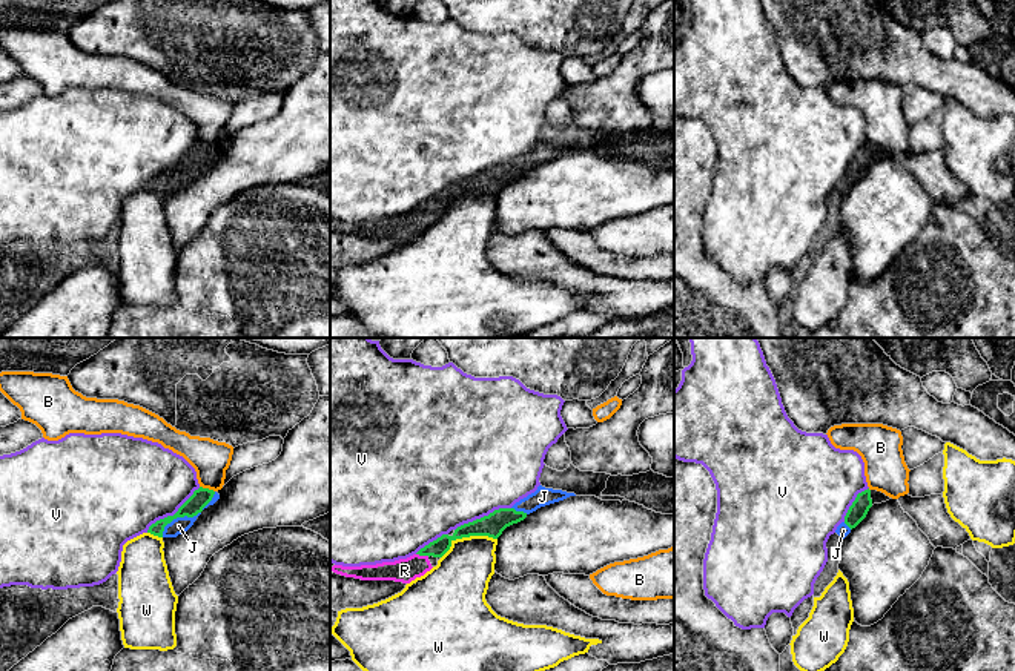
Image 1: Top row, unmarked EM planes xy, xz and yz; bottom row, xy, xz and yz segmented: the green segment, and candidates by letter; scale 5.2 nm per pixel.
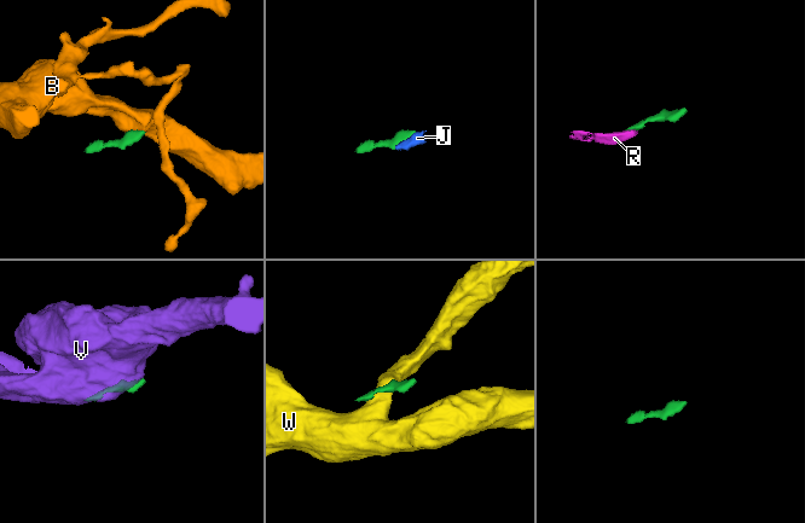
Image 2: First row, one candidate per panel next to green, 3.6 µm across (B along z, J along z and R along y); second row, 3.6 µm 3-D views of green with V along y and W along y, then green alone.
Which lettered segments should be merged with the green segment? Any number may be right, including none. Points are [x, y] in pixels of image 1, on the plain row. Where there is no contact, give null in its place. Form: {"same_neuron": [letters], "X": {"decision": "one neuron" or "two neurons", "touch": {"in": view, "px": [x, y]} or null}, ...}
{"same_neuron": ["J", "R"], "B": {"decision": "two neurons", "touch": {"in": "xy", "px": [208, 145]}}, "J": {"decision": "one neuron", "touch": {"in": "xy", "px": [177, 172]}}, "R": {"decision": "one neuron", "touch": {"in": "xz", "px": [423, 211]}}, "V": {"decision": "two neurons", "touch": {"in": "xy", "px": [174, 171]}}, "W": {"decision": "two neurons", "touch": {"in": "xz", "px": [466, 192]}}}

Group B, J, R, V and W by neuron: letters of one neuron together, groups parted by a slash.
B / J R / V / W

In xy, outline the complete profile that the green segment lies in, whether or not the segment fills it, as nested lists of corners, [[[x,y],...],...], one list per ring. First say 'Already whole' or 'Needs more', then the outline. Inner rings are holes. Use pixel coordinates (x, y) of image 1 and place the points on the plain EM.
Needs more. [[[200,143],[174,172],[157,177],[149,183],[147,189],[158,193],[177,193],[187,187],[201,167],[213,161],[218,155],[220,150],[217,147]]]

